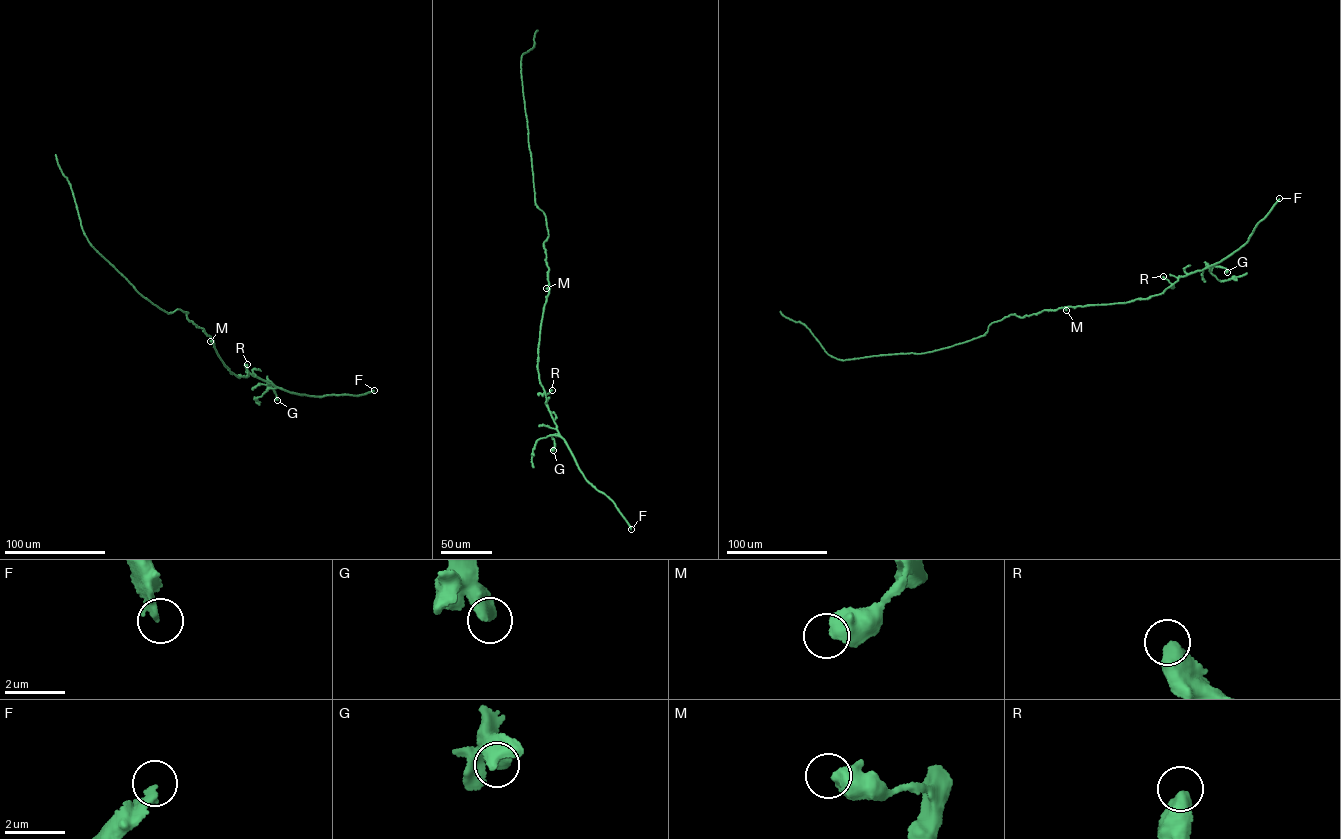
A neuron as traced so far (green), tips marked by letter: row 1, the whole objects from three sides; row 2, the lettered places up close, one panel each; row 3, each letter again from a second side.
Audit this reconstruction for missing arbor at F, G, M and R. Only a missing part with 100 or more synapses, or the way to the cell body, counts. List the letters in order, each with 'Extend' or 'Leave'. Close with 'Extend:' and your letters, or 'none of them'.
F: Leave
G: Leave
M: Leave
R: Leave
Extend: none of them

